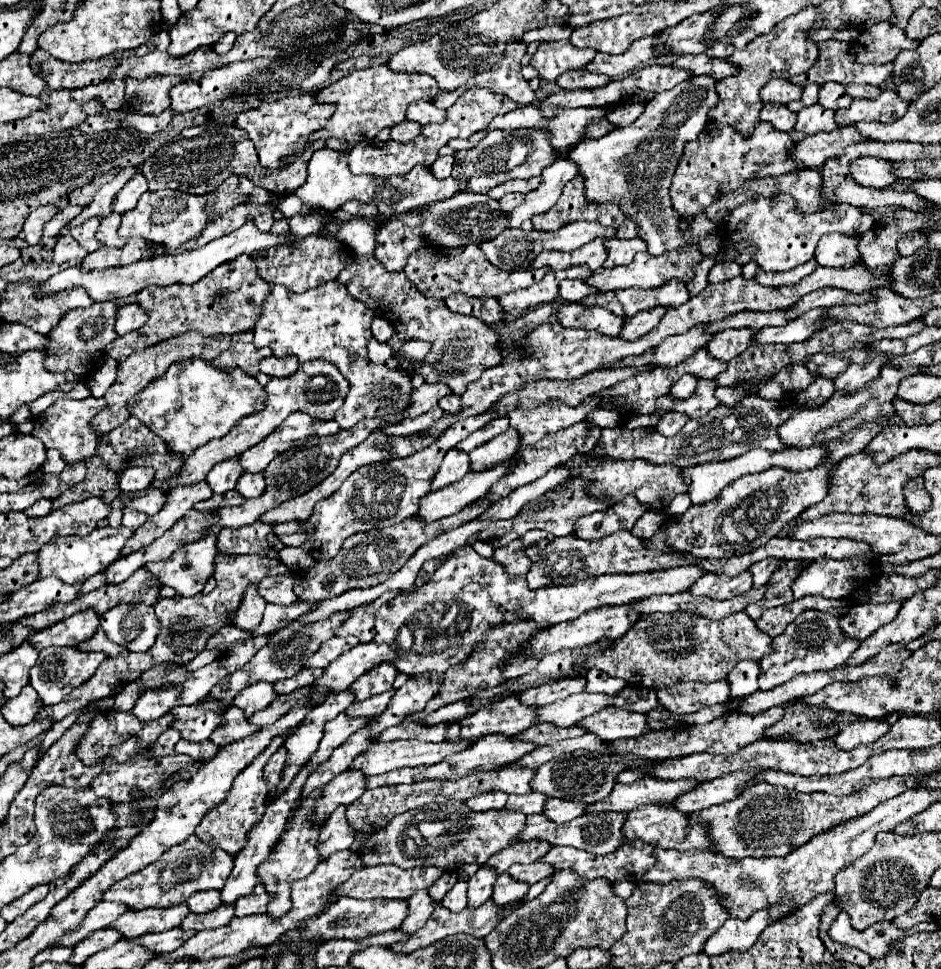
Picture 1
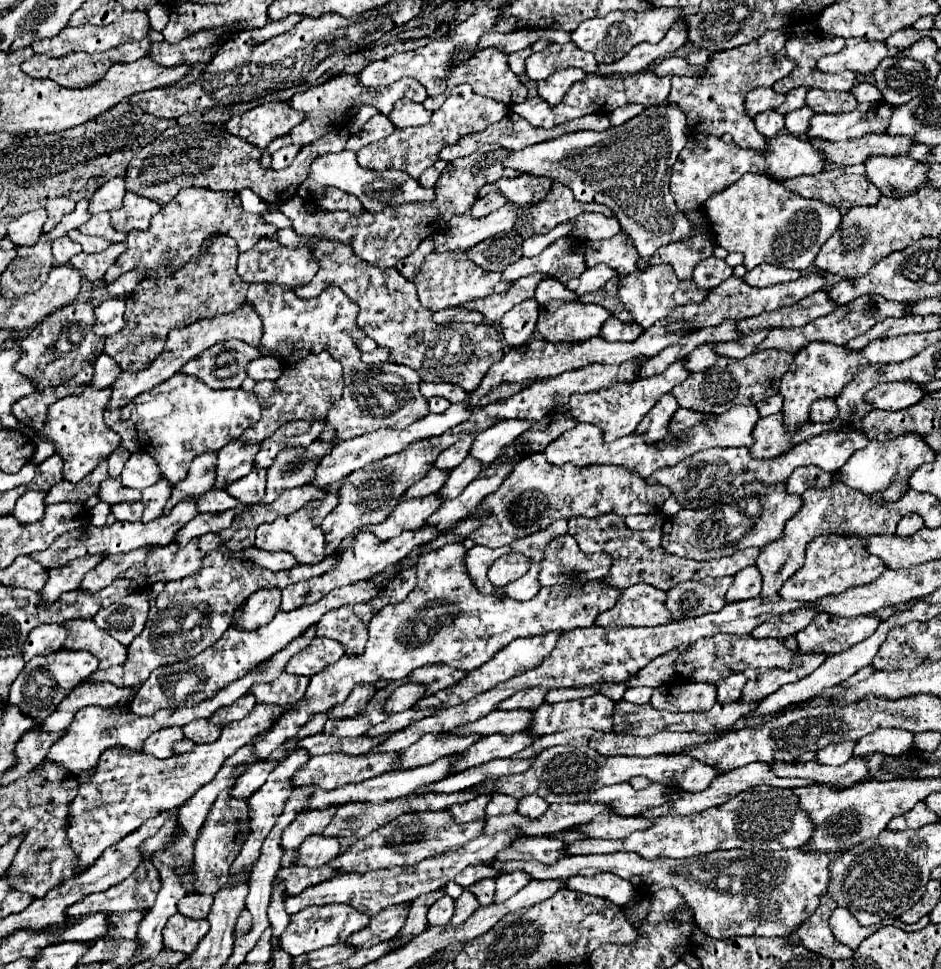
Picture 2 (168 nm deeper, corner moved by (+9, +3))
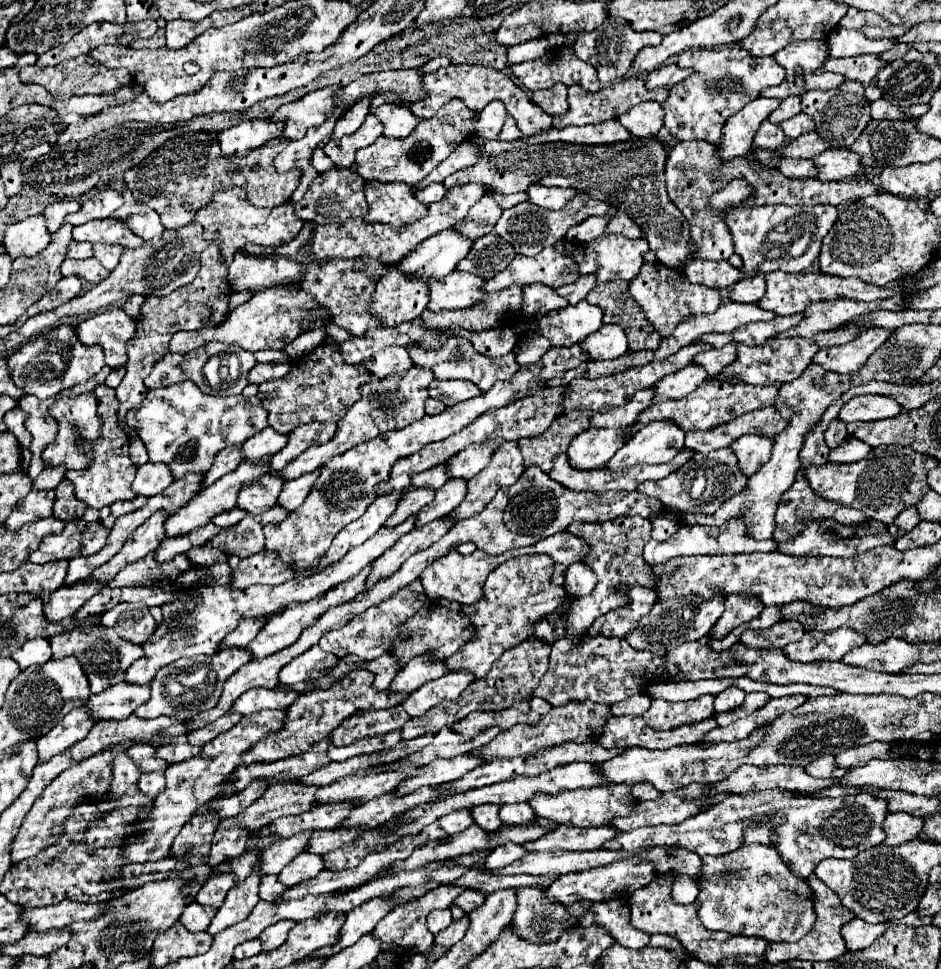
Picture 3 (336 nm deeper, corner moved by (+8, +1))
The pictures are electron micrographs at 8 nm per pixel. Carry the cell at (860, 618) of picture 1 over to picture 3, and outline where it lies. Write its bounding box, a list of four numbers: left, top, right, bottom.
[785,626,865,662]

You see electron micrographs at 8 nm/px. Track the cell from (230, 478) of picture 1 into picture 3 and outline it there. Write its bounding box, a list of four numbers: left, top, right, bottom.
[241,426,287,466]

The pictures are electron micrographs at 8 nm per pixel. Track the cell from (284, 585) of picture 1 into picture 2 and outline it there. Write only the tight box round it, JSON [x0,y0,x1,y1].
[232,588,280,632]

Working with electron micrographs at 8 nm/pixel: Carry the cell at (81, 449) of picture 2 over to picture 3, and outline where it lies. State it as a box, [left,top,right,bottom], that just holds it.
[67,384,137,508]

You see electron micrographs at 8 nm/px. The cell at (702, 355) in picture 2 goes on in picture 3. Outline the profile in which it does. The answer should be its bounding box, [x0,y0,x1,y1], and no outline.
[653,362,707,402]

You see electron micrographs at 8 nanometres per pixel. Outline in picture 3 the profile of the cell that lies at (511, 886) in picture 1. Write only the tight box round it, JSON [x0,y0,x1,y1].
[455,890,487,912]

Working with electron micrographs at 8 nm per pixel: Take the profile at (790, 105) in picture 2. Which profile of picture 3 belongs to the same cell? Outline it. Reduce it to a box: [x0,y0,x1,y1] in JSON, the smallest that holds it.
[769,96,801,124]

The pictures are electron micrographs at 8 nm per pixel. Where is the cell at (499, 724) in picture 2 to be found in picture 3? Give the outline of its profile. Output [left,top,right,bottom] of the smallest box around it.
[403,726,501,766]

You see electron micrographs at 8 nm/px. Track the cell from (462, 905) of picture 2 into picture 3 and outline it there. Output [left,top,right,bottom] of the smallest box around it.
[435,914,469,948]

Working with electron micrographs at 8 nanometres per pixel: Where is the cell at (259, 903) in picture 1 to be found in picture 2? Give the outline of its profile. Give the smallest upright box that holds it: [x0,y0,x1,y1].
[234,910,252,936]

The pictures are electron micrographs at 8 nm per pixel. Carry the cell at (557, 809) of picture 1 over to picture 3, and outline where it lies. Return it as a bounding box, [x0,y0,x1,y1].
[499,802,537,824]

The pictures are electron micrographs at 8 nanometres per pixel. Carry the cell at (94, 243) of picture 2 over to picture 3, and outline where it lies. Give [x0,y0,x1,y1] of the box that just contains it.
[93,244,121,270]

